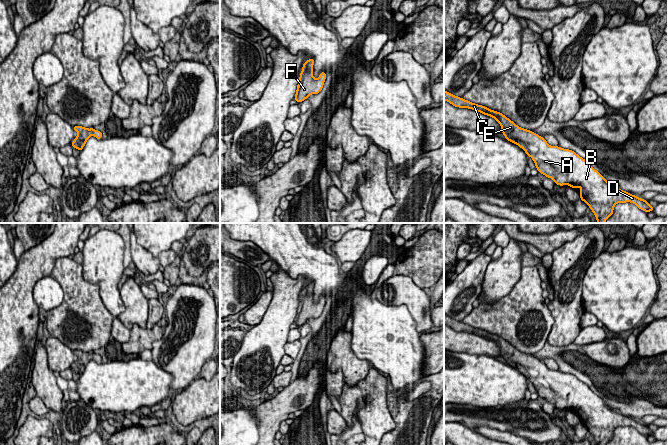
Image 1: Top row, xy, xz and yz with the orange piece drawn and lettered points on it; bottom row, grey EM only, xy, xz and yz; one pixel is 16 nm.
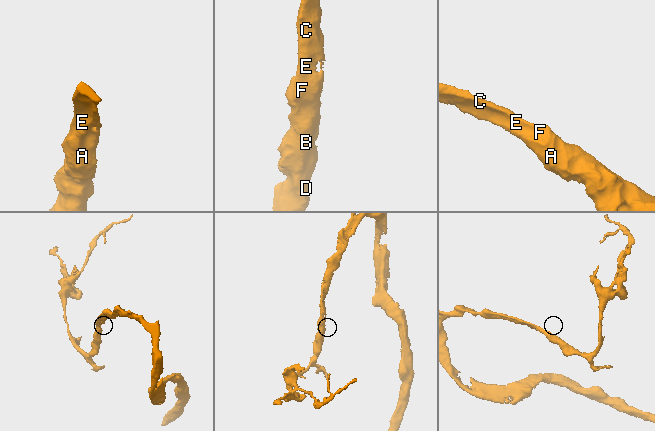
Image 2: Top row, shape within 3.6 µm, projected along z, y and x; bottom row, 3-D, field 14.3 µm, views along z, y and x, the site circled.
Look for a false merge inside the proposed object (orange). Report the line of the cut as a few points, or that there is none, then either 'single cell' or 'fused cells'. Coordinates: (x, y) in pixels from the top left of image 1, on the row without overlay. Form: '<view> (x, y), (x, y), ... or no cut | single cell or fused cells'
no cut | single cell

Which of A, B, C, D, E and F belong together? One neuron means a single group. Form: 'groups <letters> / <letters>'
groups A B C D E F

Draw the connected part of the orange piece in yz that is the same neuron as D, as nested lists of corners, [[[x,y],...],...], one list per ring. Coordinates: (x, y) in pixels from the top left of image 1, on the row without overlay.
[[[444,315],[444,324],[455,331],[469,332],[493,341],[500,349],[505,363],[521,371],[530,380],[538,394],[557,409],[581,411],[580,422],[594,436],[597,445],[606,445],[617,427],[631,426],[646,437],[654,434],[646,424],[611,410],[587,384],[574,375],[550,370],[544,361],[517,350],[502,337],[471,327]]]

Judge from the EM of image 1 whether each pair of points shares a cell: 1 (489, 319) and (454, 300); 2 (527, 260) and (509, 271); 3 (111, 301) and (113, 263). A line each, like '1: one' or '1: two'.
1: two
2: two
3: one

